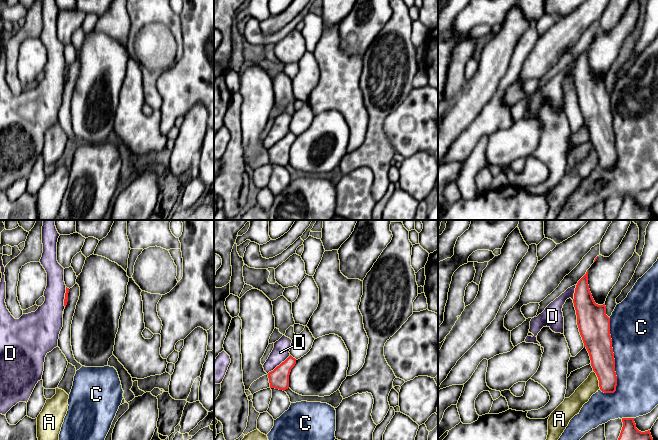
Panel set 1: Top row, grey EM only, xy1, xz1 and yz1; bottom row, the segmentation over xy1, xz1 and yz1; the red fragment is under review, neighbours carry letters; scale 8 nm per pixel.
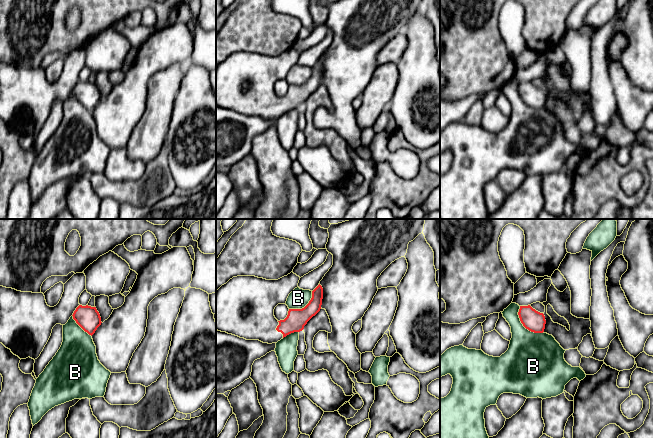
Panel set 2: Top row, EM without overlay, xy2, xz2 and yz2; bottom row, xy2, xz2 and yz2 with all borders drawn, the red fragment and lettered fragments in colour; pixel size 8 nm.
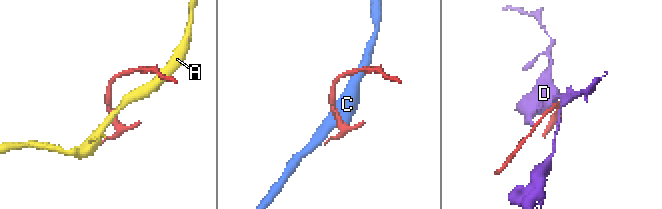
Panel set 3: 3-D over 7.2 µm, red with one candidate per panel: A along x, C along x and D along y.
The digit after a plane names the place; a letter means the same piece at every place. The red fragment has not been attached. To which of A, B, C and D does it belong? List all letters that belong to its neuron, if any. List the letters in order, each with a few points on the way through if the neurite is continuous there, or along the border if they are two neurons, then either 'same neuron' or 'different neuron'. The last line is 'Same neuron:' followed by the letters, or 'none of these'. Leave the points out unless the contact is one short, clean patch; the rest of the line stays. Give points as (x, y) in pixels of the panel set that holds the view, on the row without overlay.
A: different neuron
B: different neuron
C: different neuron
D: different neuron
Same neuron: none of these

